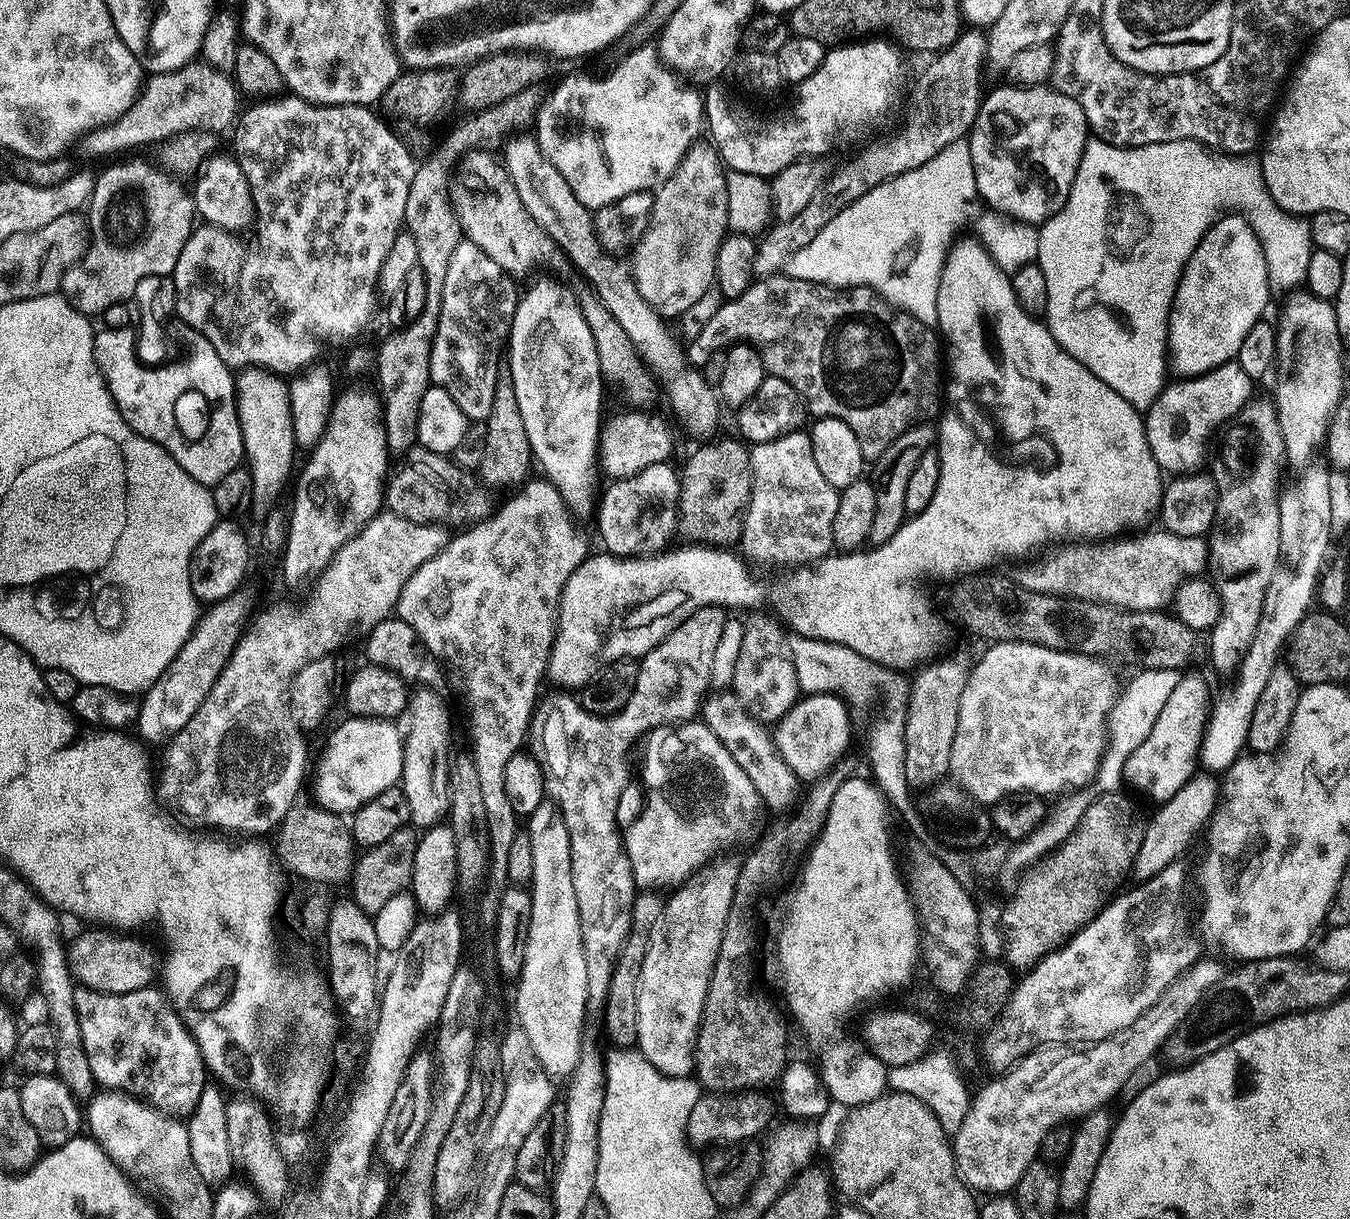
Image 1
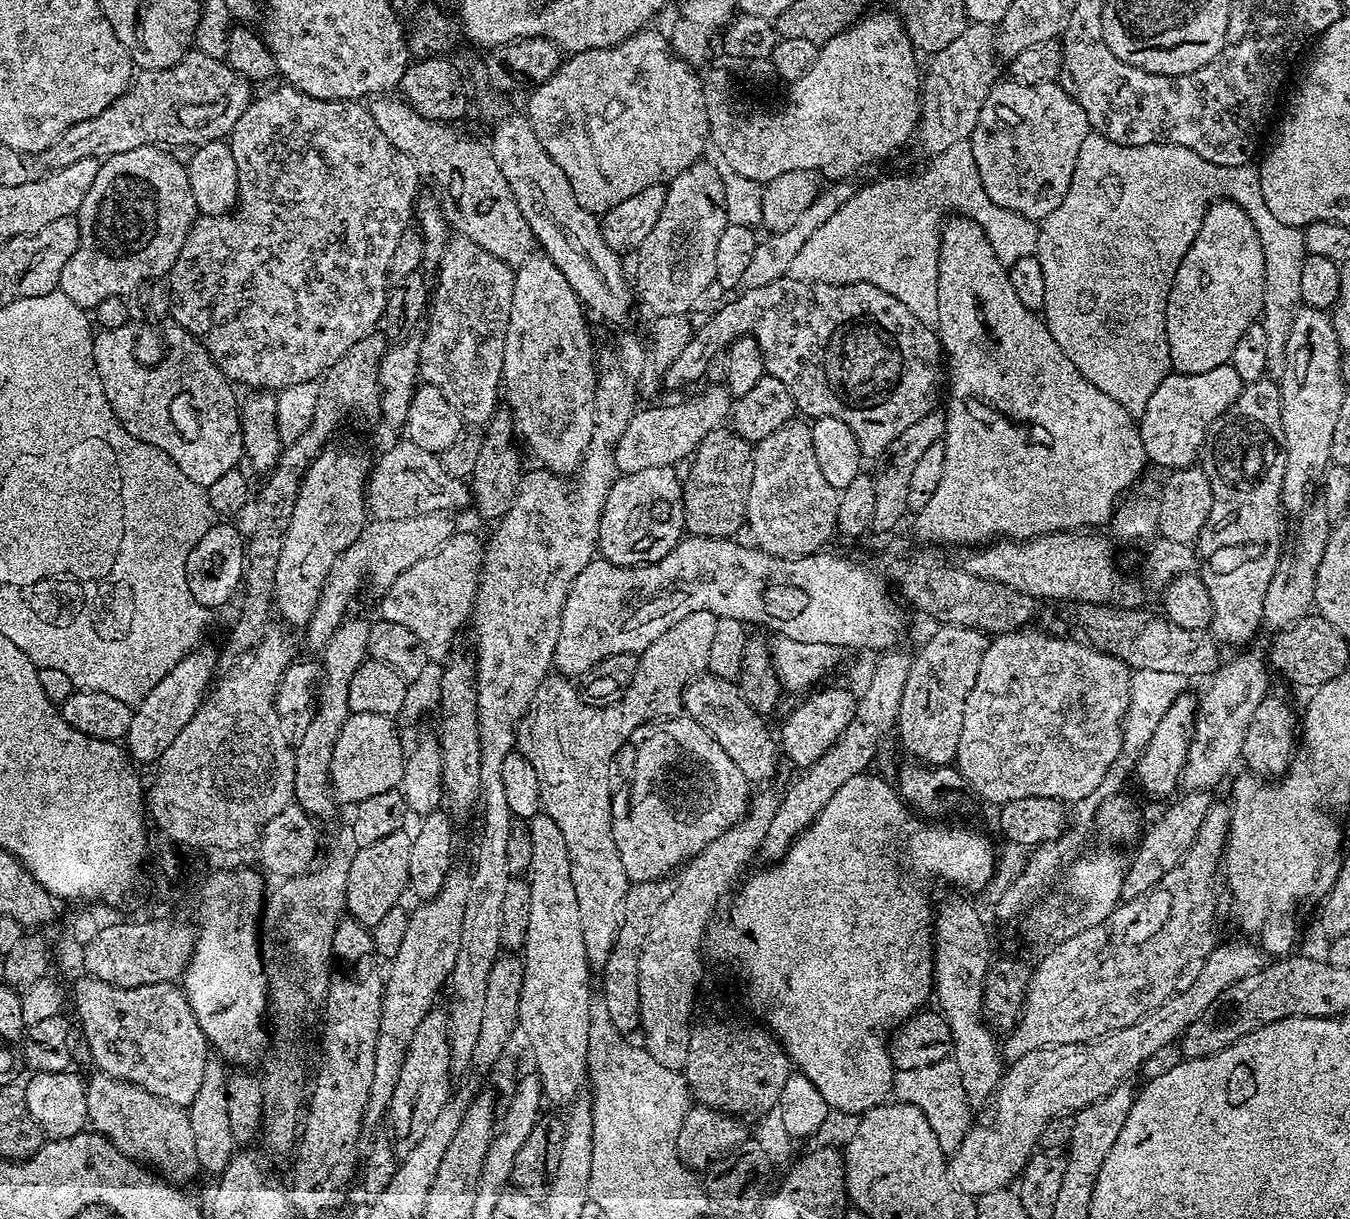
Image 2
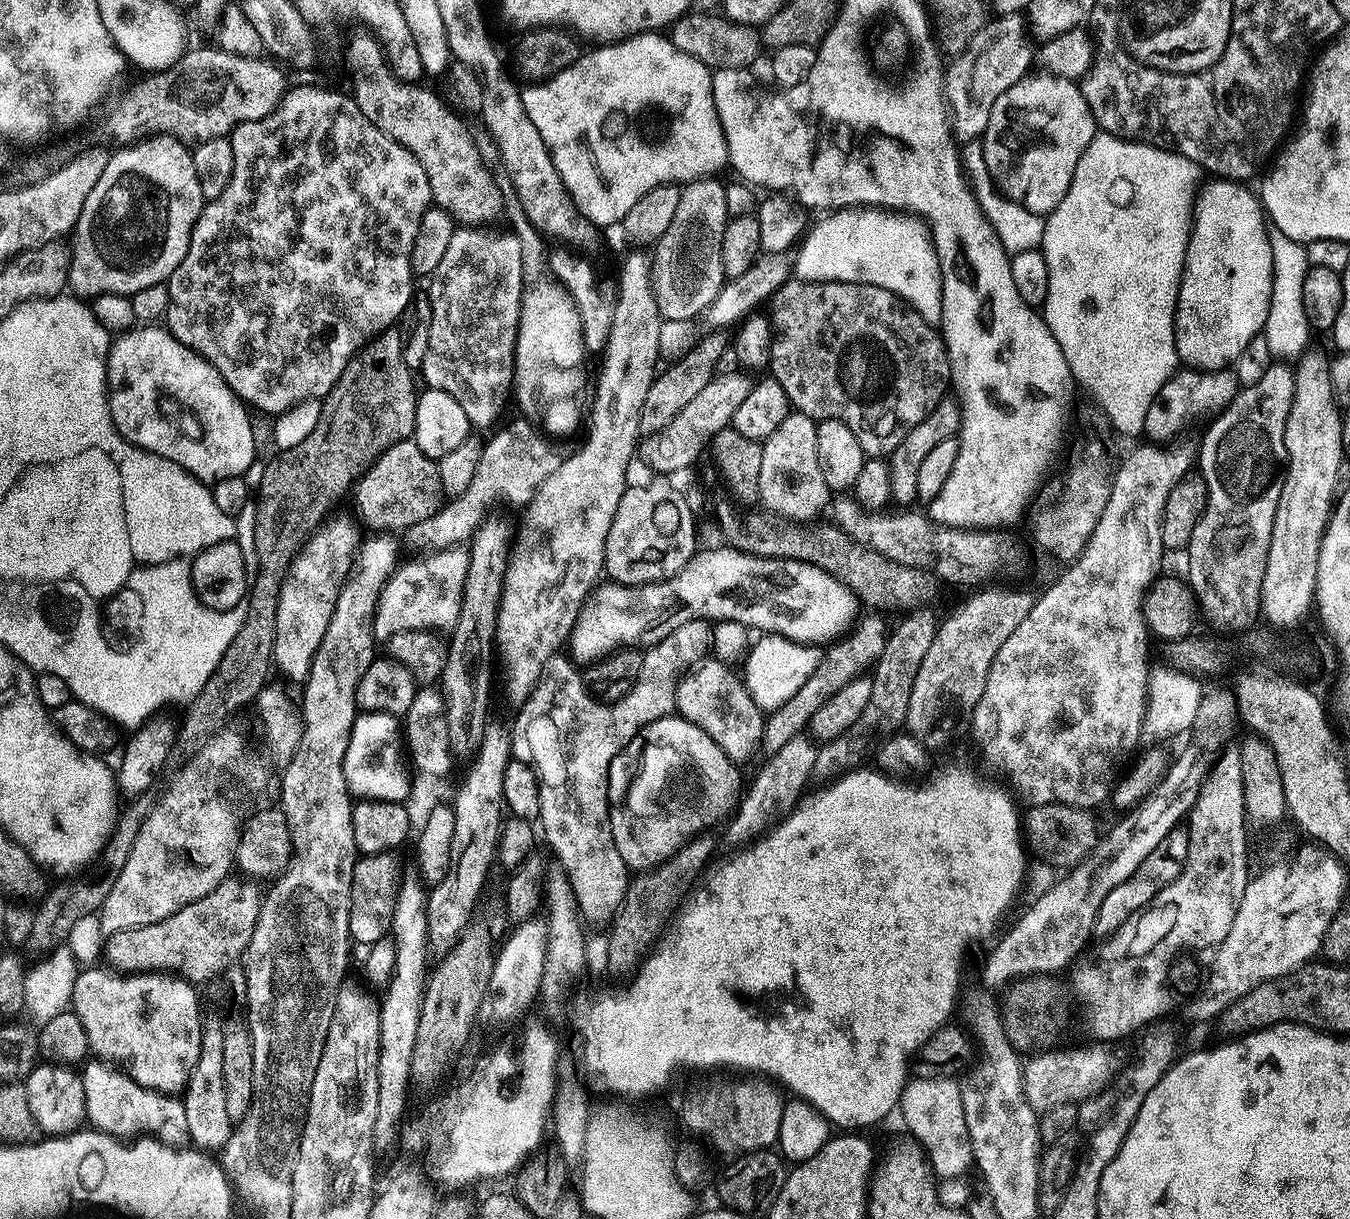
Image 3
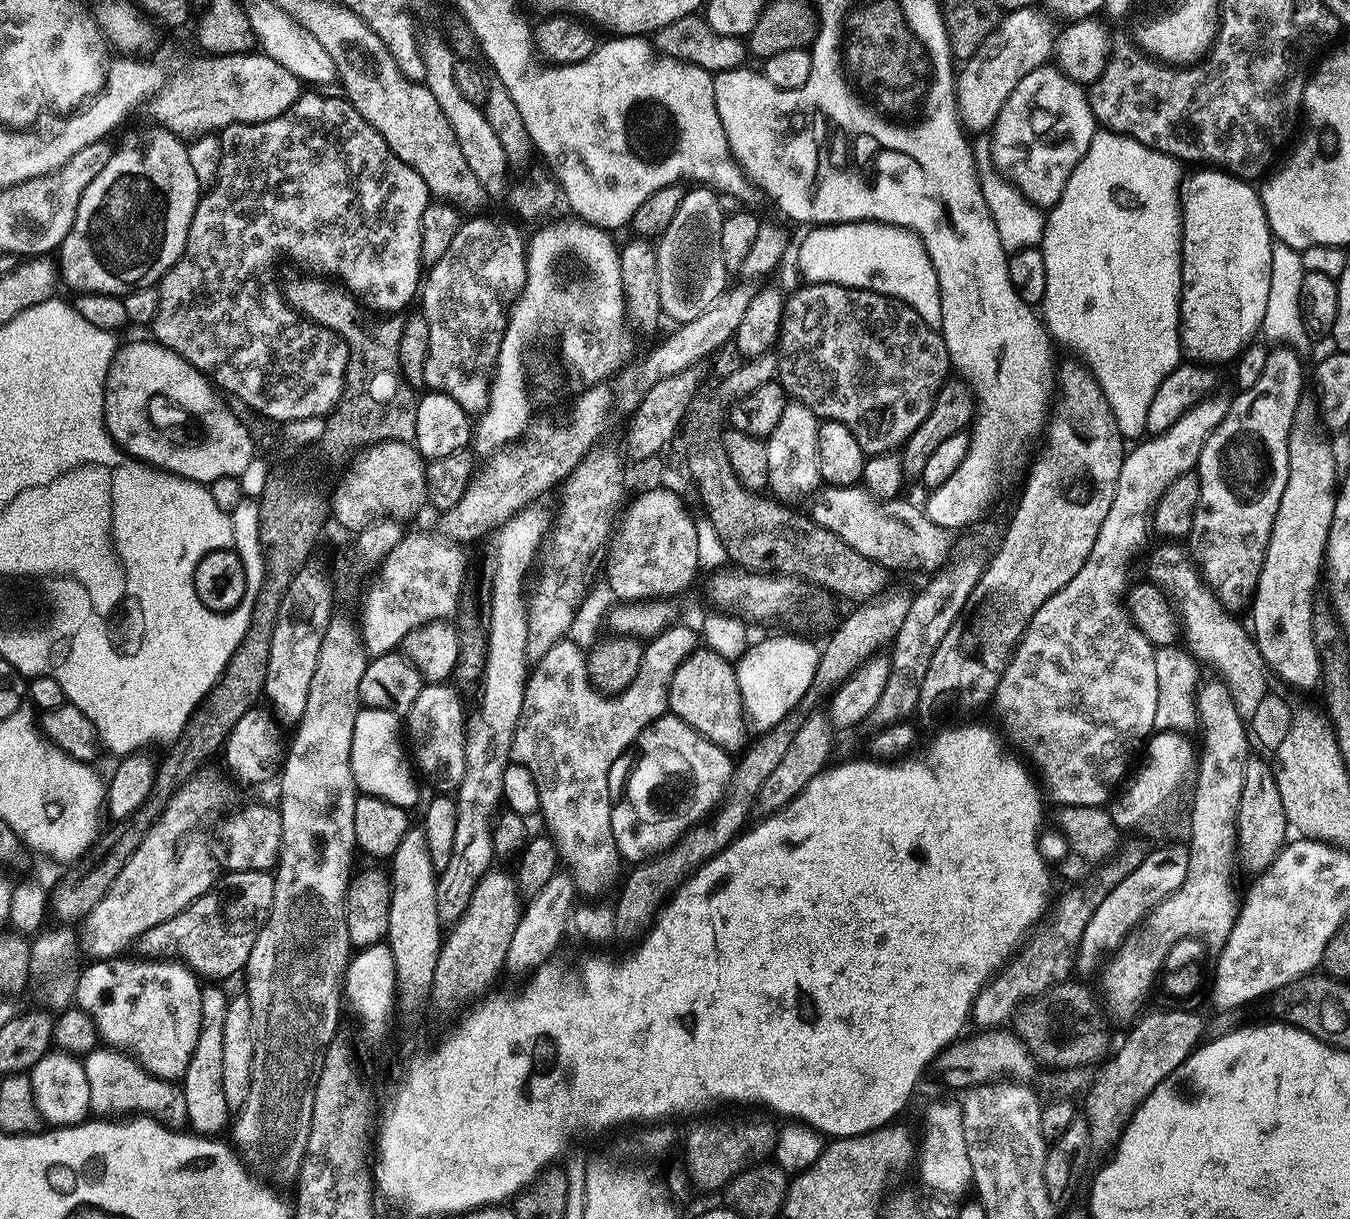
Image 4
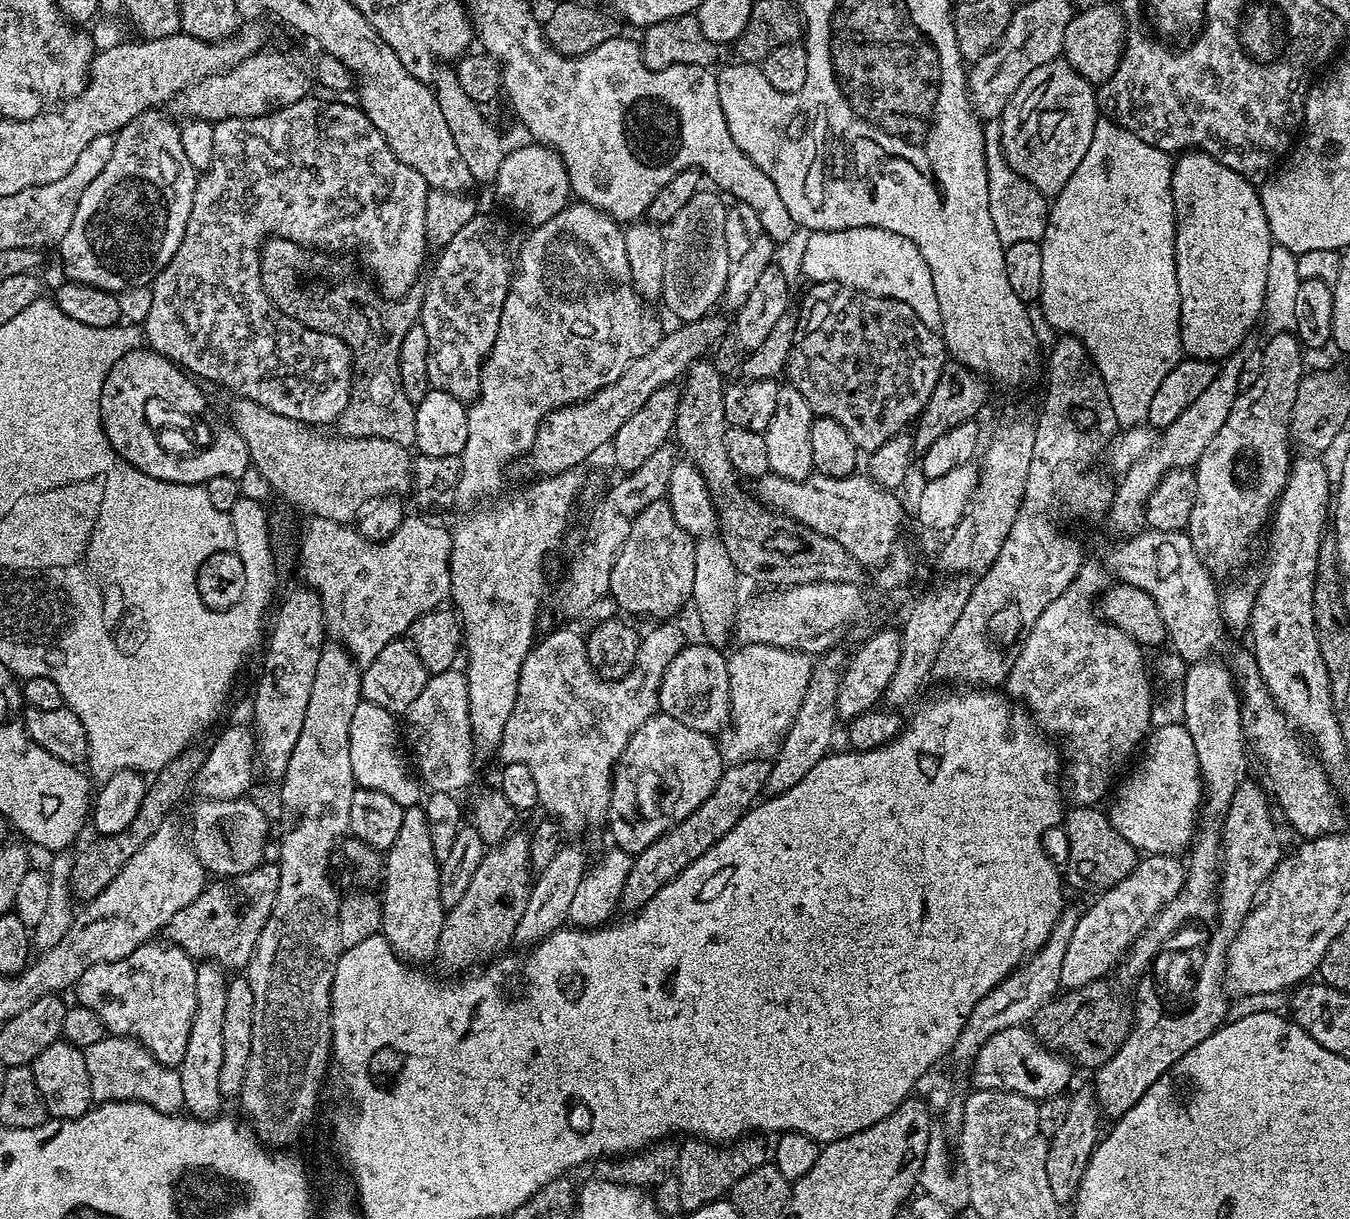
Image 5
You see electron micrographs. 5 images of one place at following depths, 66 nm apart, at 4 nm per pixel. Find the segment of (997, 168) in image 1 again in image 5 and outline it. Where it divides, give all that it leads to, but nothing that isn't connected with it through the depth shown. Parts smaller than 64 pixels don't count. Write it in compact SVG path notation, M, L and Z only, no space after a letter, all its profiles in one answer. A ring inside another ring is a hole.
M1063 58L1046 62L1046 66L1038 66L1038 70L1031 72L1026 82L1018 86L1004 115L999 119L1000 146L1004 151L1004 161L1045 198L1055 198L1064 189L1066 182L1070 182L1070 174L1078 170L1078 162L1086 158L1086 150L1090 150L1090 142L1094 138L1097 119L1098 96L1093 85L1077 74Z

